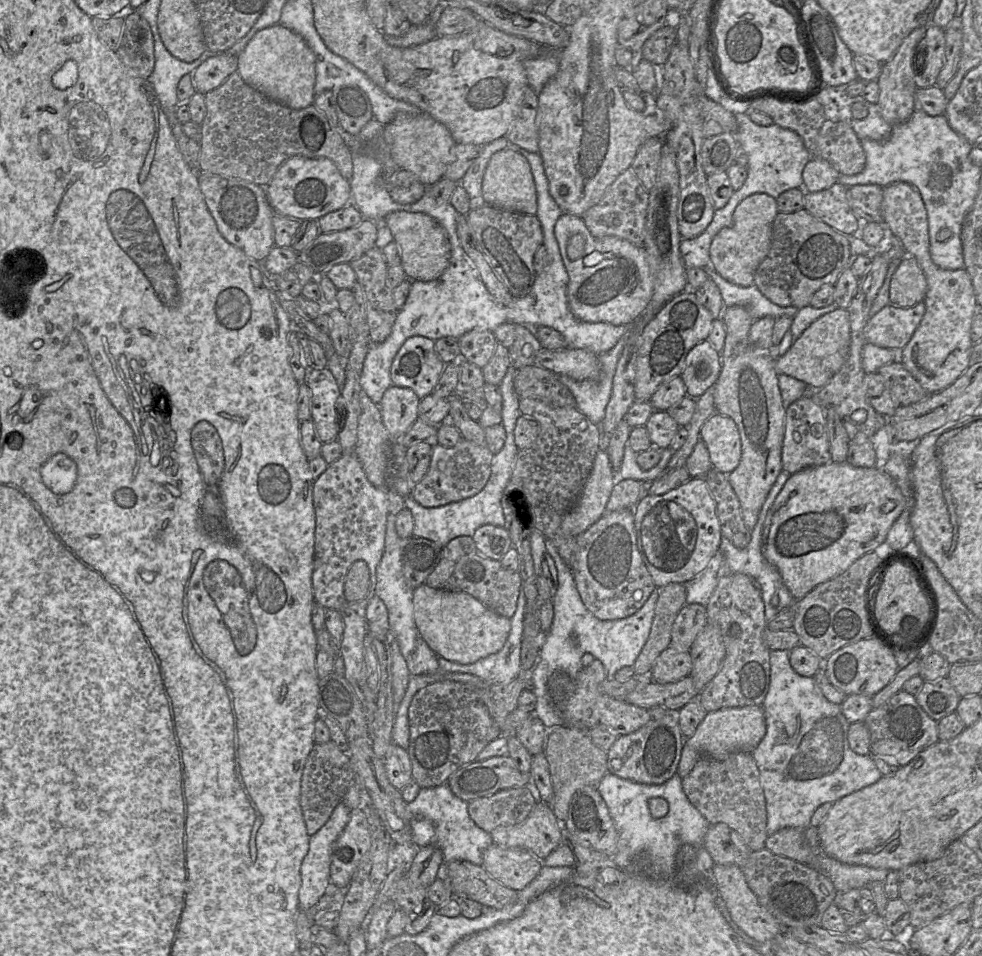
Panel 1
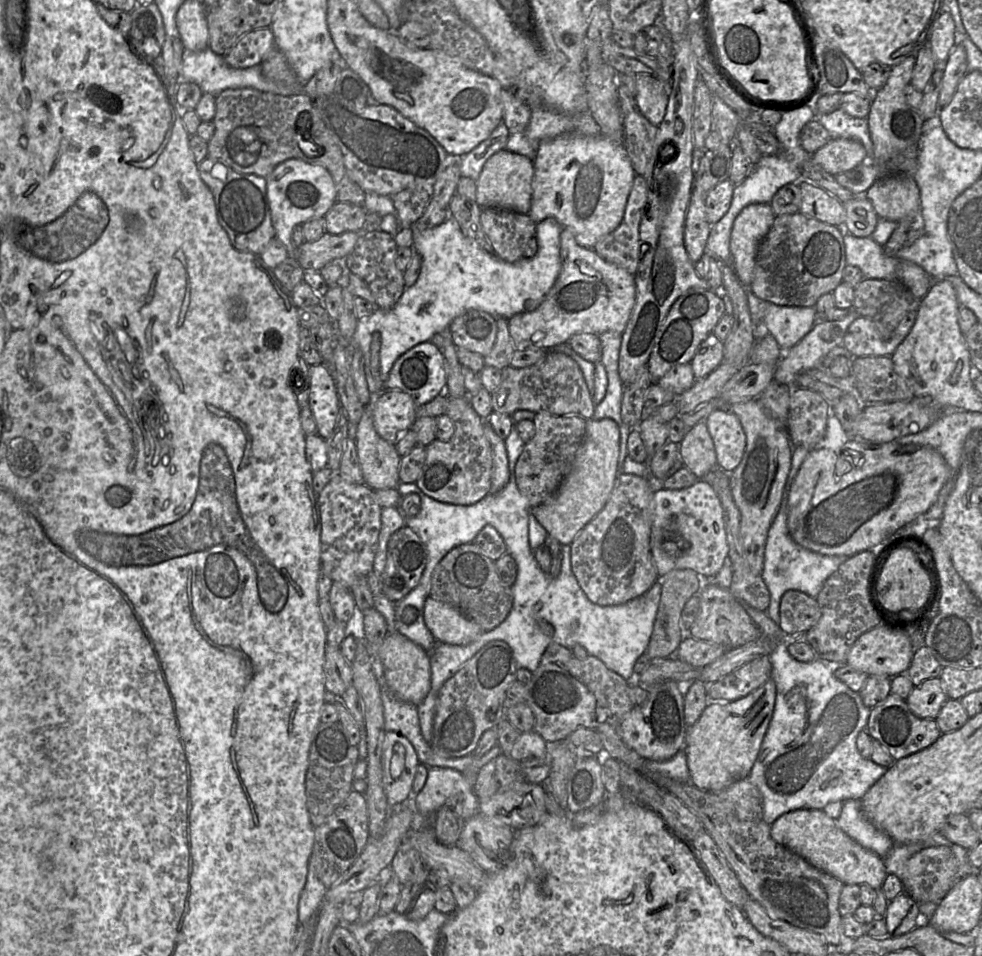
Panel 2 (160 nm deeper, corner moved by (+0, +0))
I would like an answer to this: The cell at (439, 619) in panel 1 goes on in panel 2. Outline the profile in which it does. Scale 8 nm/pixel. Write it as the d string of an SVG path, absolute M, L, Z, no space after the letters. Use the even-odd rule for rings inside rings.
M433 599L425 600L423 618L436 642L451 645L467 645L486 633L455 608Z

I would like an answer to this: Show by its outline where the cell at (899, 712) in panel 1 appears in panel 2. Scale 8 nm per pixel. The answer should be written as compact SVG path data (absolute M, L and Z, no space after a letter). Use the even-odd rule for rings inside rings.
M892 693L882 704L871 709L866 729L871 738L880 742L895 761L929 747L942 734L935 719L922 719L915 716L906 700Z

